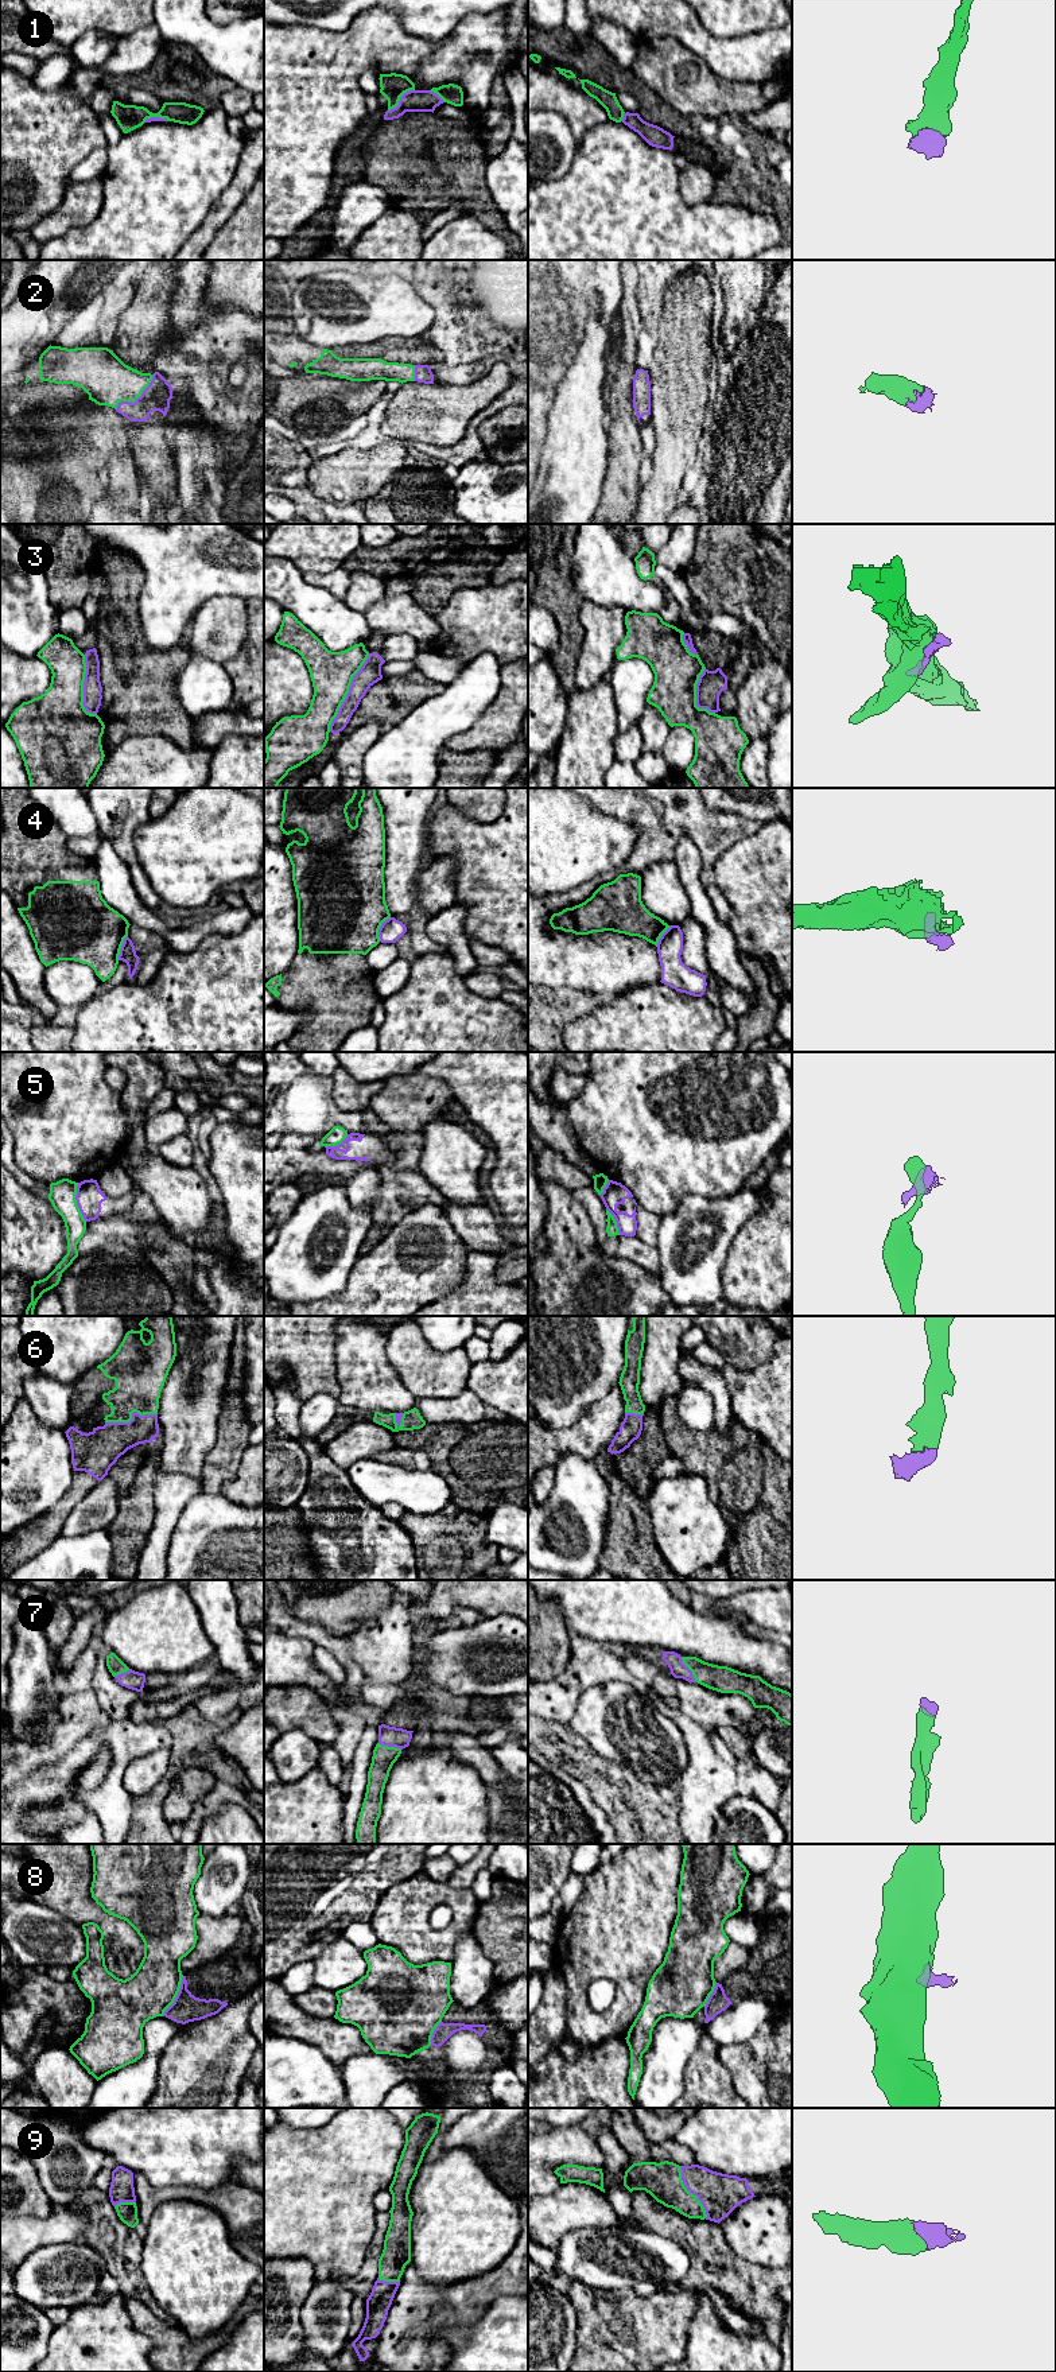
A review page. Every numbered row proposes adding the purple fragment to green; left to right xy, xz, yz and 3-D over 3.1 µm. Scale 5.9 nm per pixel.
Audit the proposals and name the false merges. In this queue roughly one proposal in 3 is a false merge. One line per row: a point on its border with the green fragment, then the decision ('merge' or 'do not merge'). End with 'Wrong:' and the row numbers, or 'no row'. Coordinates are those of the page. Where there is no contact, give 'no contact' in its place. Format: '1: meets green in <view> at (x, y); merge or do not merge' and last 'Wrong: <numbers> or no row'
1: meets green in xz at (399, 99); merge
2: meets green in xy at (136, 398); merge
3: meets green in xz at (348, 691); do not merge
4: meets green in xz at (379, 928); do not merge
5: meets green in xy at (76, 1202); do not merge
6: meets green in xy at (131, 1417); merge
7: meets green in yz at (690, 1669); merge
8: meets green in xy at (175, 1996); do not merge
9: meets green in yz at (691, 2193); merge
Wrong: 3, 4, 5, 8

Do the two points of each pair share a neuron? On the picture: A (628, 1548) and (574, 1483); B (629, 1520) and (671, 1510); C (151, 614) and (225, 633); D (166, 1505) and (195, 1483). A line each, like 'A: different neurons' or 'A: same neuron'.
A: different neurons
B: different neurons
C: different neurons
D: same neuron

